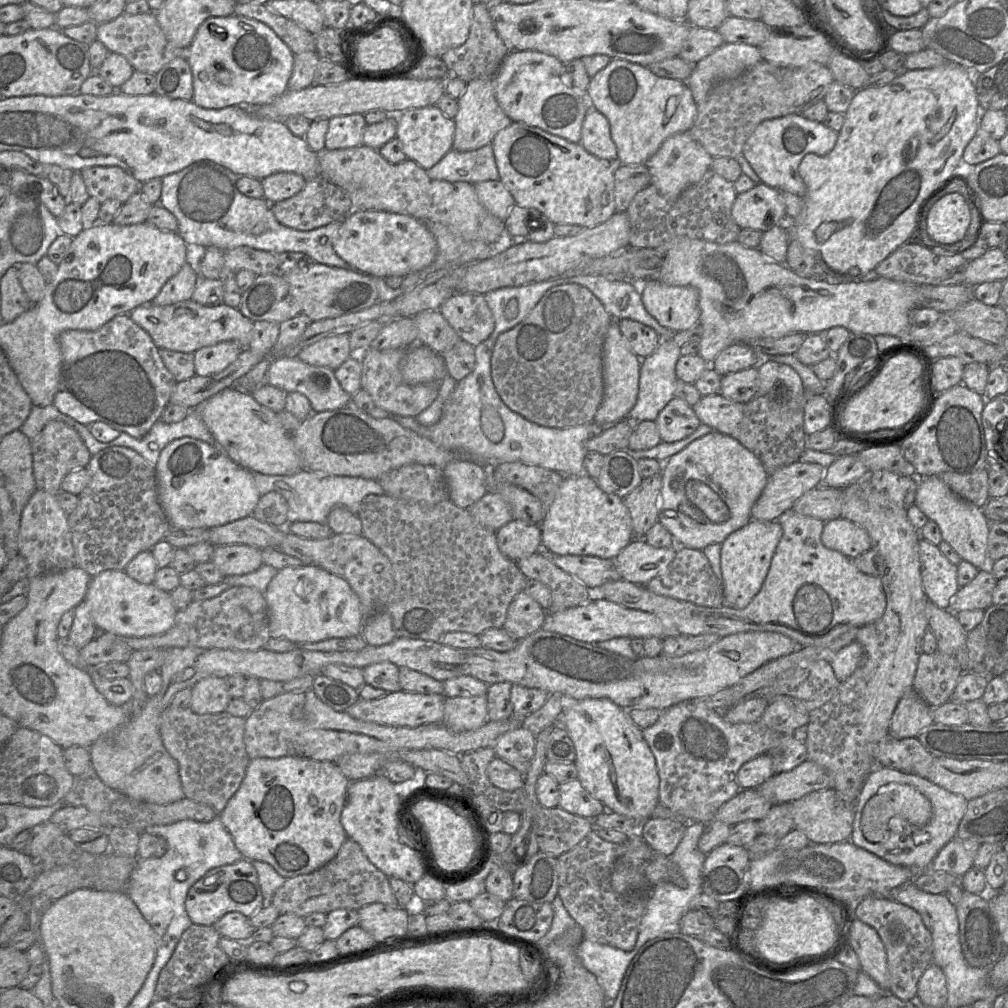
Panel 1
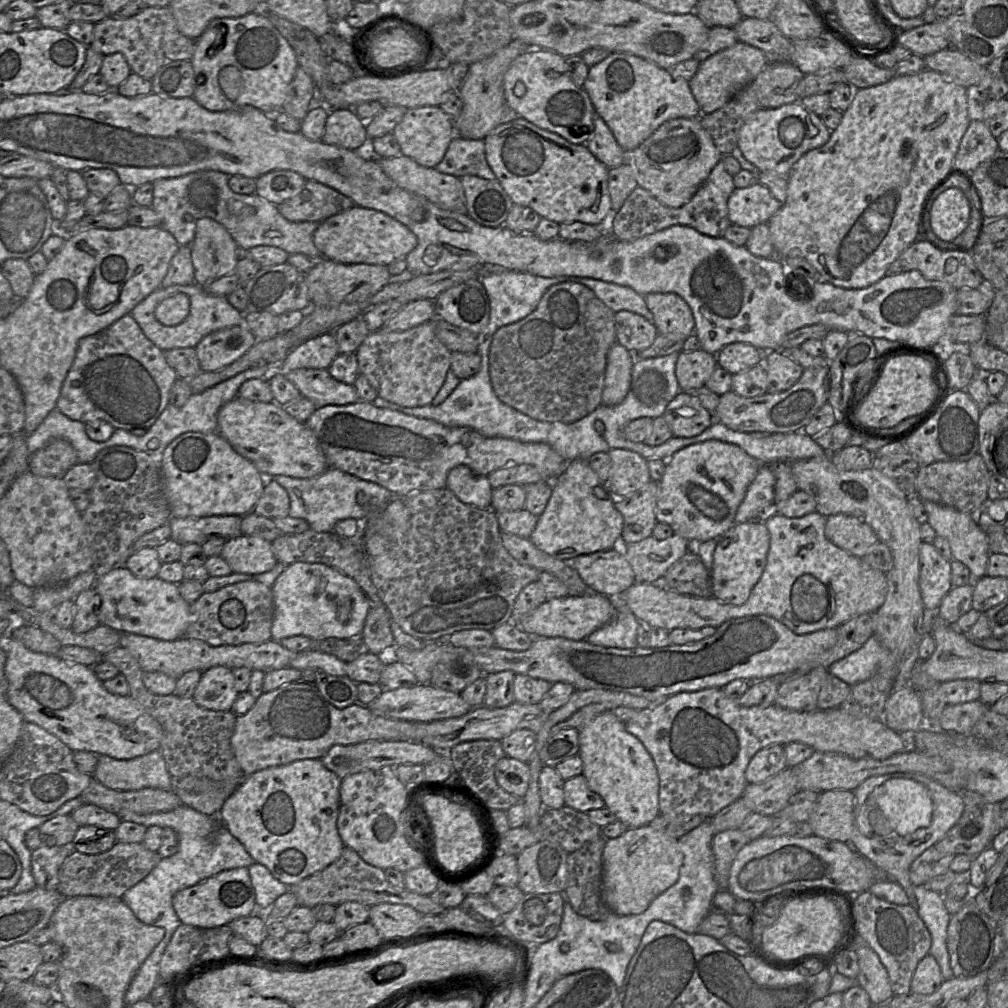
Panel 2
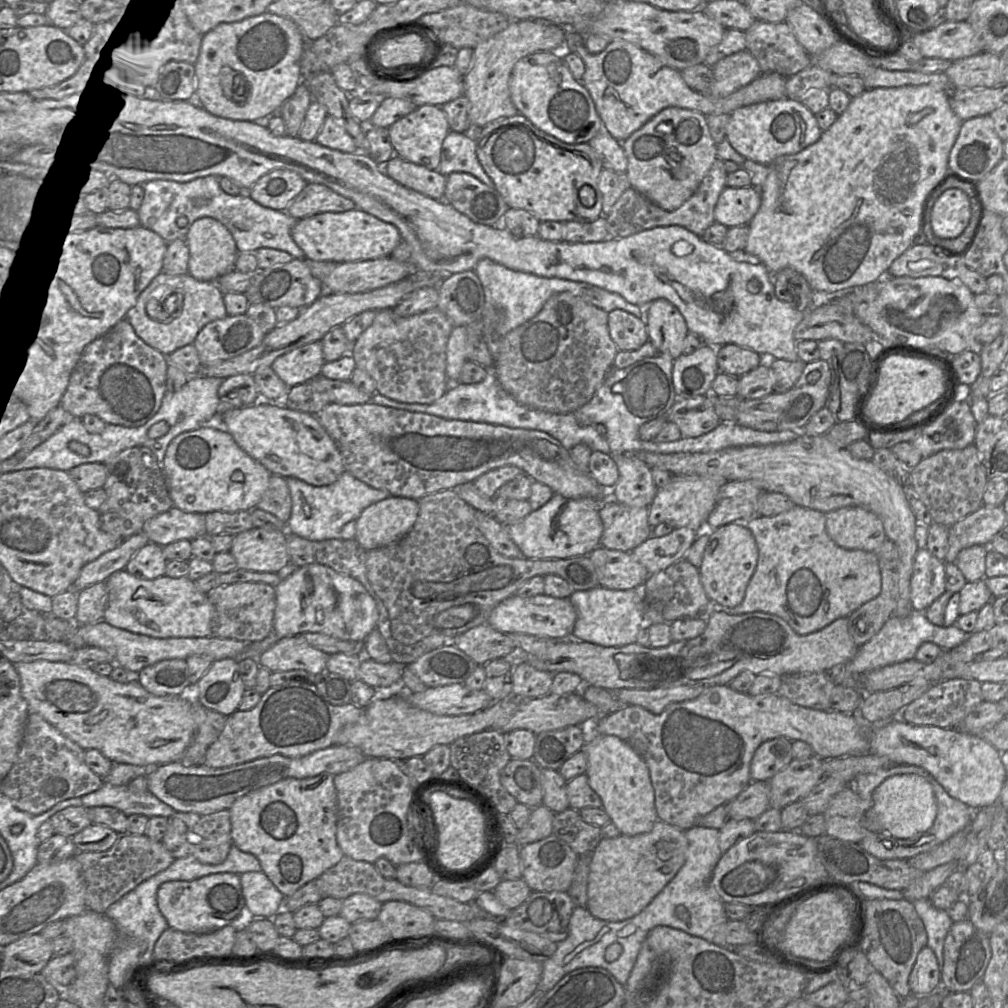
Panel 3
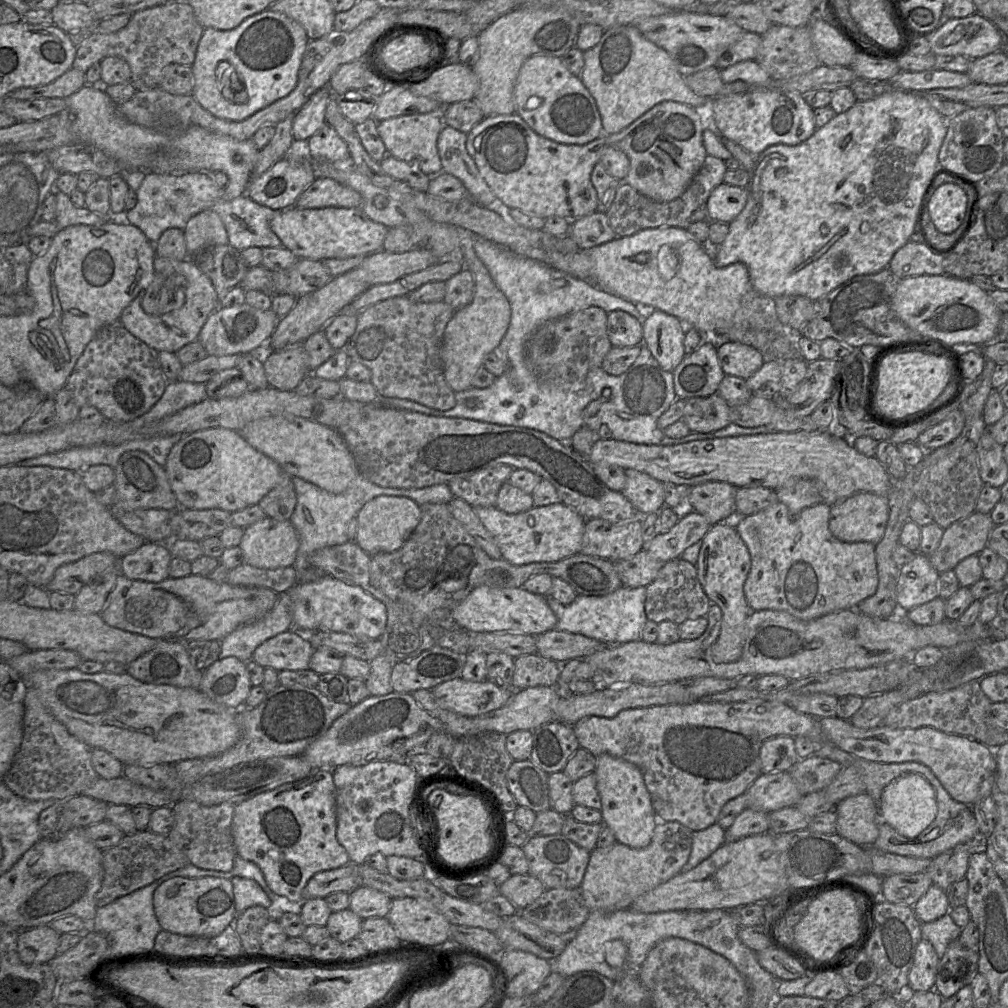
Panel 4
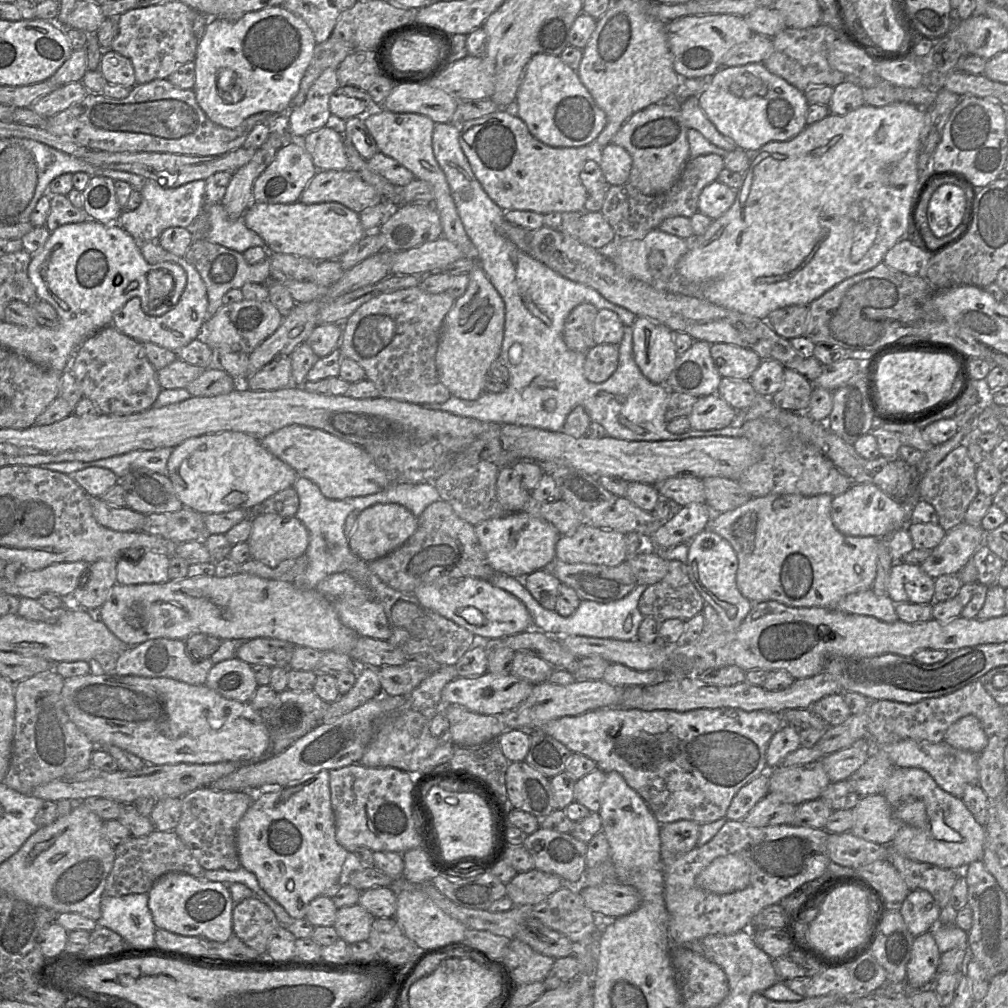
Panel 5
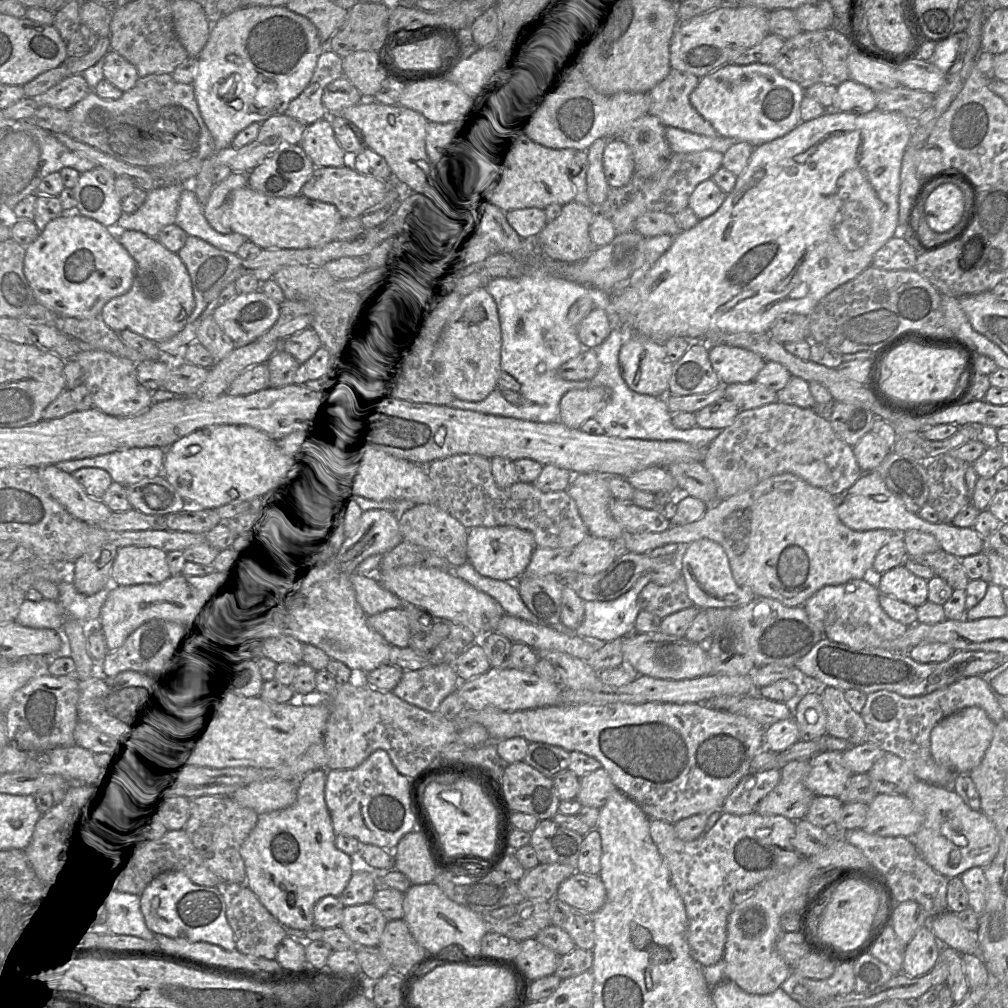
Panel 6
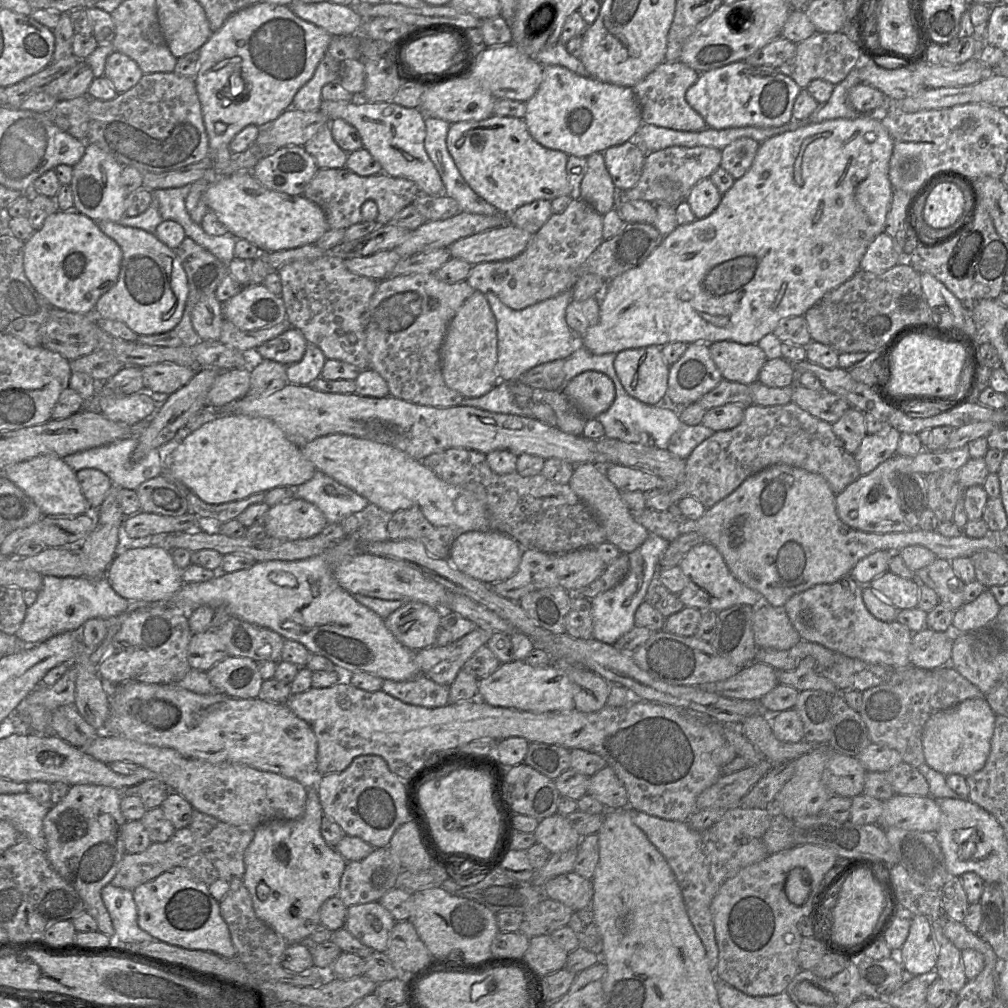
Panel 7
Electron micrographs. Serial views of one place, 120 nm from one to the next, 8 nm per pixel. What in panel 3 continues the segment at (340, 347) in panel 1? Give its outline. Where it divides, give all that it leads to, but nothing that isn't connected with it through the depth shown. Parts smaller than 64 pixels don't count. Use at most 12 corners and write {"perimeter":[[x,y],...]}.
{"perimeter":[[322,343],[279,356],[271,368],[291,388],[320,375]]}

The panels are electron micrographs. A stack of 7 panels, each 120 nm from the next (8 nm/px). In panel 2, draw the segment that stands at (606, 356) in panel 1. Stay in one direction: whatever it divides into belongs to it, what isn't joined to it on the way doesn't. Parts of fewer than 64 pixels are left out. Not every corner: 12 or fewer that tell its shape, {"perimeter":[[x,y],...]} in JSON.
{"perimeter":[[616,341],[607,355],[603,405],[630,391],[635,354]]}

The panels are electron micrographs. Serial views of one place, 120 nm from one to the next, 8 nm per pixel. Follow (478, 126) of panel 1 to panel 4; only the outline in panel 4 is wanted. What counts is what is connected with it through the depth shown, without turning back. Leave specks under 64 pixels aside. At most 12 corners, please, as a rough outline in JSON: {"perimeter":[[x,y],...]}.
{"perimeter":[[520,7],[482,30],[472,68],[484,116],[515,113],[534,55],[562,57],[568,12]]}

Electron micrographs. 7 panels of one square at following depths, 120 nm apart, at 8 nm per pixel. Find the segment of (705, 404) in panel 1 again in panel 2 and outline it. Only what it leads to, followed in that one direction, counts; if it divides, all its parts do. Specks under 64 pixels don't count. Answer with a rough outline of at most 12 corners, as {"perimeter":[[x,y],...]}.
{"perimeter":[[829,367],[789,389],[720,396],[715,421],[738,432],[802,431],[828,401]]}

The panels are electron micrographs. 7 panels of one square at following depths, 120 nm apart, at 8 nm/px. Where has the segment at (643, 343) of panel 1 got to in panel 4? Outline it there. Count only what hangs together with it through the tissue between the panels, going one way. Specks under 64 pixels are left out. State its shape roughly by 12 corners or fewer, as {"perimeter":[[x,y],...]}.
{"perimeter":[[627,312],[607,314],[613,347],[643,343],[643,321]]}

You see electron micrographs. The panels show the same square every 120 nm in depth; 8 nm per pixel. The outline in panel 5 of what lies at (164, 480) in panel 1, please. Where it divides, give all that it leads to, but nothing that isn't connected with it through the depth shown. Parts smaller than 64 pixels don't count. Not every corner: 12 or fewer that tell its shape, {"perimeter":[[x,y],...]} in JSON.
{"perimeter":[[208,433],[177,445],[167,476],[202,514],[258,508],[292,467],[258,438]]}

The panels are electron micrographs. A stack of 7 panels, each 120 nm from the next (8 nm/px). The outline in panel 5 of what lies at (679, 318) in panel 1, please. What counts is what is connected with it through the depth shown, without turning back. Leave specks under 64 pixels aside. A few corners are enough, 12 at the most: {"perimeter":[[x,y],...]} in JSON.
{"perimeter":[[645,317],[633,356],[652,383],[666,385],[678,358],[673,331]]}

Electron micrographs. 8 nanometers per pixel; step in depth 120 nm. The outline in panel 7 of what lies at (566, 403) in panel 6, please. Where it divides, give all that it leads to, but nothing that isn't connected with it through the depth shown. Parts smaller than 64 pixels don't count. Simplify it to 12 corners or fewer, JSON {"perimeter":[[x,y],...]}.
{"perimeter":[[596,371],[563,385],[572,406],[587,419],[608,410],[612,380]]}

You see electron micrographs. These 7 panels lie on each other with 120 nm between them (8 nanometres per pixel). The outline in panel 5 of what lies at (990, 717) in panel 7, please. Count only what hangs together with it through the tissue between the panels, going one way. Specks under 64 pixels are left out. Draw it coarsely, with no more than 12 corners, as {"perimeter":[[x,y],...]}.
{"perimeter":[[967,715],[948,727],[943,741],[979,754],[988,737]]}

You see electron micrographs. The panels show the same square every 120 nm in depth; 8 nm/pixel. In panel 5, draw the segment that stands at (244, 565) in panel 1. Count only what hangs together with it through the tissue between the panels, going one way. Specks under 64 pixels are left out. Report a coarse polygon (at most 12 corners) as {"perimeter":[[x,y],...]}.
{"perimeter":[[256,513],[252,559],[276,567],[305,554],[295,515]]}

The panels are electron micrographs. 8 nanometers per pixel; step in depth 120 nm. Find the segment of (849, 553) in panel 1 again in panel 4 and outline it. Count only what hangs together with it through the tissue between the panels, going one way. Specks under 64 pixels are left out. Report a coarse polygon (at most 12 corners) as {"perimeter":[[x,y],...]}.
{"perimeter":[[860,492],[831,506],[842,542],[883,537],[889,499]]}

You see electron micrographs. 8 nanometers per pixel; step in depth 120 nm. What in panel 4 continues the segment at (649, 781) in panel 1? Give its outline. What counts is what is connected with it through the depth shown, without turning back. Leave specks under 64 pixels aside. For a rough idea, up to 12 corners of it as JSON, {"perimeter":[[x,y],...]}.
{"perimeter":[[602,754],[594,773],[604,825],[648,846],[659,819],[641,770]]}

